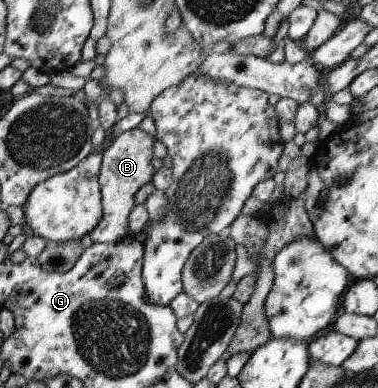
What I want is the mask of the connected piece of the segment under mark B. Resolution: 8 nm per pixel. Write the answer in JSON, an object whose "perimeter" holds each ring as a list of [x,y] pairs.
{"perimeter":[[[134,127],[118,134],[104,149],[97,178],[100,186],[102,218],[94,226],[94,230],[89,232],[90,240],[93,243],[114,244],[131,235],[128,230],[128,214],[134,206],[134,194],[142,184],[150,182],[150,178],[155,172],[150,164],[154,141],[153,136]]]}

